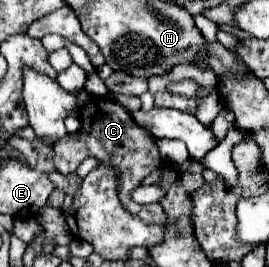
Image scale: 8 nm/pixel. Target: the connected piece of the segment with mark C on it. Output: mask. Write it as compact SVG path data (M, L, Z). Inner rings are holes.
M92 97L90 103L82 109L82 127L76 139L66 137L60 143L54 145L54 163L56 169L60 173L70 173L74 171L86 157L94 157L98 161L106 161L112 163L122 177L120 183L120 197L122 203L126 205L126 209L132 215L138 215L140 219L148 221L148 223L156 223L156 225L164 225L166 223L166 213L160 205L138 205L132 201L132 189L142 185L142 179L146 175L150 175L162 161L160 151L156 147L156 141L150 133L146 133L142 127L138 127L132 119L132 115L120 107L114 101L106 101L102 97Z

